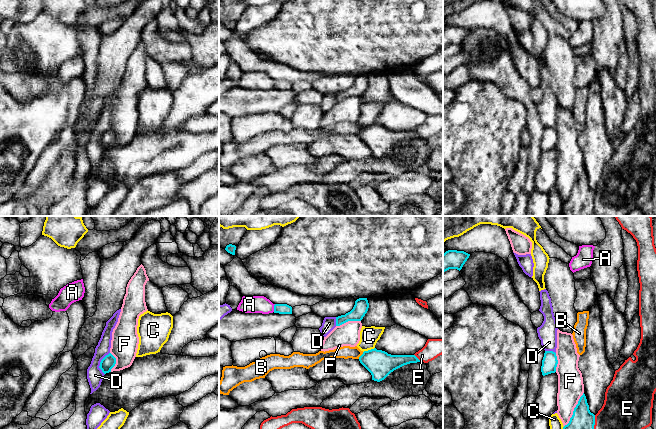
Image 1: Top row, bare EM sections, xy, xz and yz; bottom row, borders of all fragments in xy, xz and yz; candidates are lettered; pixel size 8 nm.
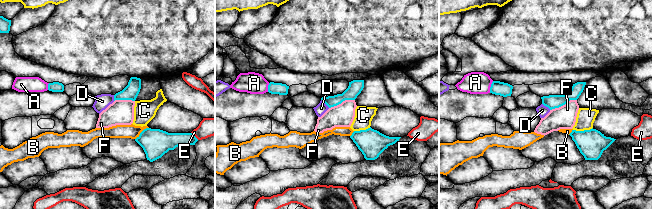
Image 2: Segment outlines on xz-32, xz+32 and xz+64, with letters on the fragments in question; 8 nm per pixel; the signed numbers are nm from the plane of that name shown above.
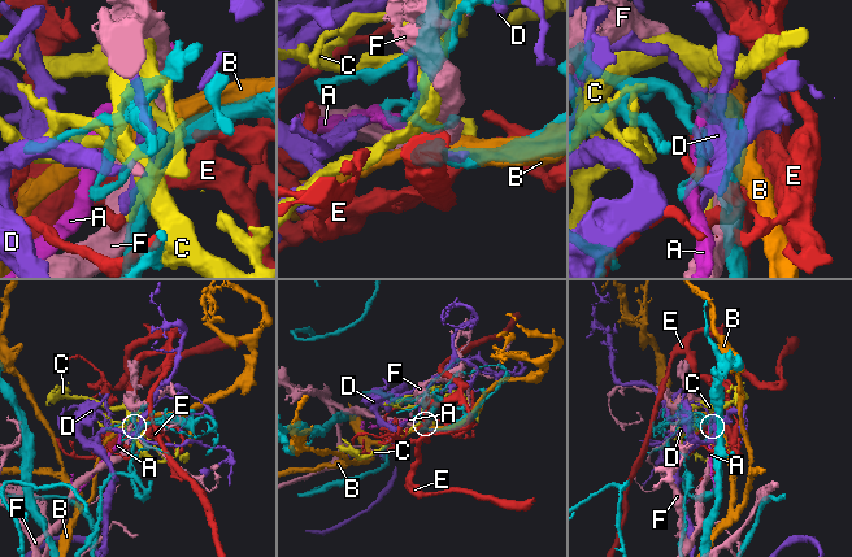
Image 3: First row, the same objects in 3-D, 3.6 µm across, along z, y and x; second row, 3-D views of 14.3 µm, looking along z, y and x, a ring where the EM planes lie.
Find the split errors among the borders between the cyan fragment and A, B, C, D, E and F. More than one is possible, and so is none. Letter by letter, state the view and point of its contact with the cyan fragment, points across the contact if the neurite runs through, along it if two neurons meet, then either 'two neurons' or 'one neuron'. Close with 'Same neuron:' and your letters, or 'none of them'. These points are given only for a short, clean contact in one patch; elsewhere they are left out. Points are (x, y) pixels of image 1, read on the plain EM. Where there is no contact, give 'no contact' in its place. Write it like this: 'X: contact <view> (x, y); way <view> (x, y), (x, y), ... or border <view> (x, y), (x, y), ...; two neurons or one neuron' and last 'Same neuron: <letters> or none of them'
A: contact xz (274, 84); two neurons
B: contact xz (361, 131); two neurons
C: contact xz (368, 126); two neurons
D: contact xy (100, 139); two neurons
E: contact xz (417, 134); two neurons
F: contact yz (574, 185); two neurons
Same neuron: none of them

